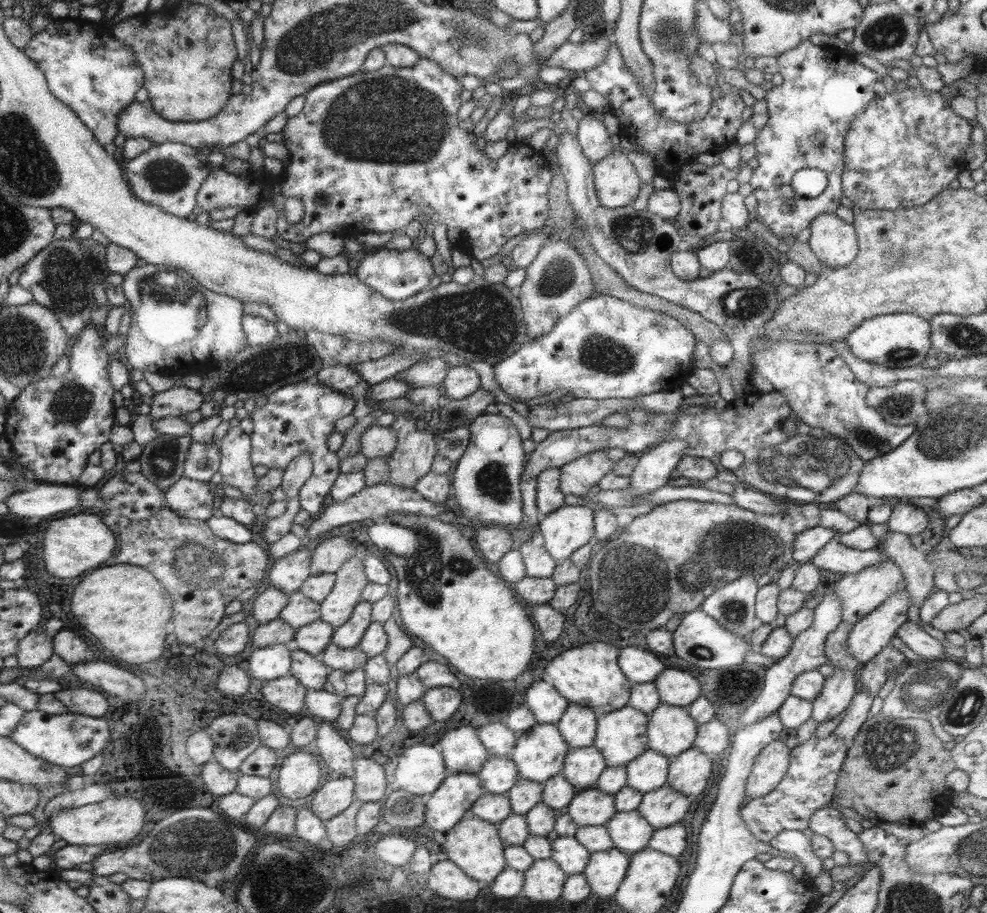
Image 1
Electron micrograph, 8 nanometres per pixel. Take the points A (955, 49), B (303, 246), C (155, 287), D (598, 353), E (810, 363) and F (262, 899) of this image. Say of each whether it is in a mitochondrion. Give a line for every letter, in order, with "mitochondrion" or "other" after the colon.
A: other
B: other
C: mitochondrion
D: mitochondrion
E: other
F: mitochondrion

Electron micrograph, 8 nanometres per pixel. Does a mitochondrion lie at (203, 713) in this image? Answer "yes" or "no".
no

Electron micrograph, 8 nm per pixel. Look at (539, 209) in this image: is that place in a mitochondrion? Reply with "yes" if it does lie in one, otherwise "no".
no

